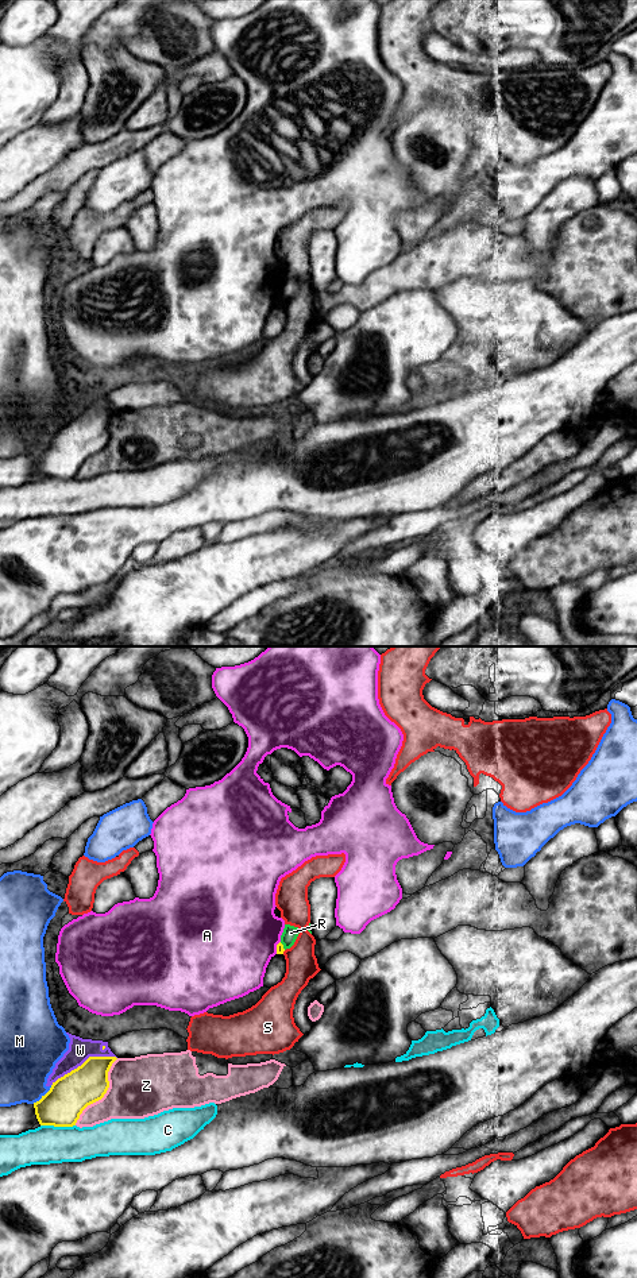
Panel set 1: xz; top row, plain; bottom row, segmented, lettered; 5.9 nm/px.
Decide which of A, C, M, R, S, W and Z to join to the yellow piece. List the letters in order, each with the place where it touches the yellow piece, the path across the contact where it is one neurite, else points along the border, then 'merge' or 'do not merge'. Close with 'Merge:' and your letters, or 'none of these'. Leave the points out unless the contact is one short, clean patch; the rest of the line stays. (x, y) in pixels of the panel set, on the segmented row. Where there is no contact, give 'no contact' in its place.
A: meets yellow in xz at (277, 948); do not merge
C: meets yellow in xz at (58, 1126); do not merge
M: meets yellow in xz at (42, 1096); do not merge
R: meets yellow in xz at (282, 946); border along xz (280, 942), (285, 949); do not merge
S: meets yellow in xz at (284, 950); do not merge
W: meets yellow in xz at (85, 1061); do not merge
Z: meets yellow in xz at (104, 1093); do not merge
Merge: none of these

